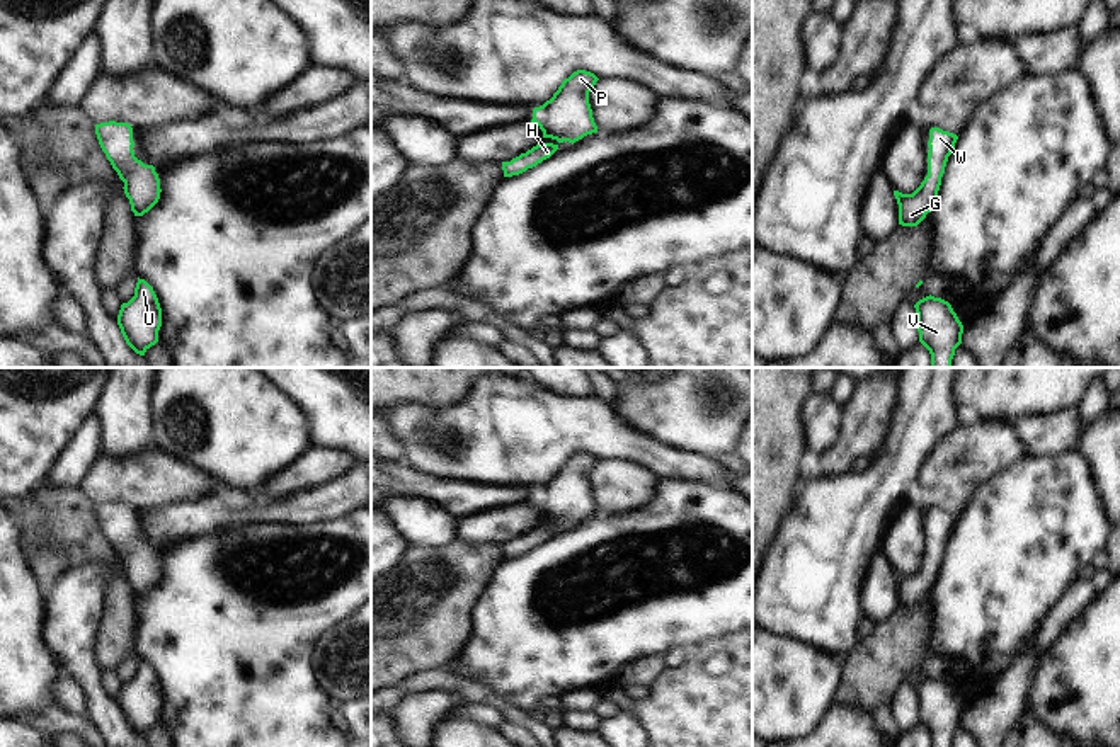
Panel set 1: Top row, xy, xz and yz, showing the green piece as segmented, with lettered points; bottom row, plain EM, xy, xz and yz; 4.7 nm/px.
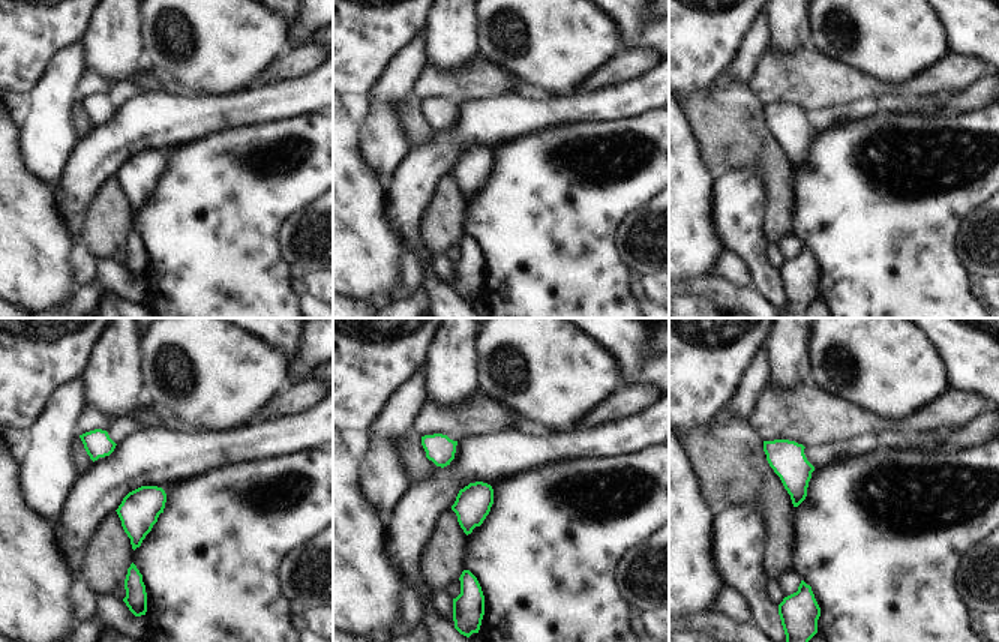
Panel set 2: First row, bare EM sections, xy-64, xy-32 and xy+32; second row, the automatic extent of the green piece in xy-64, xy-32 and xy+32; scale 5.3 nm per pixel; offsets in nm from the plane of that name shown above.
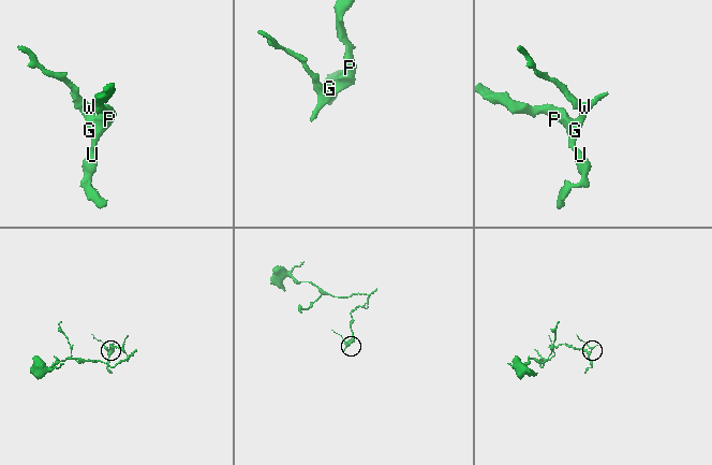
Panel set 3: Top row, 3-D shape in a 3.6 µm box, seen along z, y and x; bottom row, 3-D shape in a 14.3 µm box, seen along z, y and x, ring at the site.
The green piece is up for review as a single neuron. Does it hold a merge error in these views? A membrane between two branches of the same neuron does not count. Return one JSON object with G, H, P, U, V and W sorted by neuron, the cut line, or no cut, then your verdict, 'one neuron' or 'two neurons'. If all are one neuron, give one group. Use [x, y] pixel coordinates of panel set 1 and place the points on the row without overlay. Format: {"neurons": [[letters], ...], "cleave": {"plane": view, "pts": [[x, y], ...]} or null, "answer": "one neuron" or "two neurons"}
{"neurons": [["G", "H", "P", "U", "V", "W"]], "cleave": null, "answer": "one neuron"}

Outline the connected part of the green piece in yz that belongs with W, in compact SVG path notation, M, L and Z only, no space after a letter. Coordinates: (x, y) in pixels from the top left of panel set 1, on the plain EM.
M940 509L929 510L928 556L912 575L894 572L899 585L899 606L917 607L931 594L941 558L958 517Z

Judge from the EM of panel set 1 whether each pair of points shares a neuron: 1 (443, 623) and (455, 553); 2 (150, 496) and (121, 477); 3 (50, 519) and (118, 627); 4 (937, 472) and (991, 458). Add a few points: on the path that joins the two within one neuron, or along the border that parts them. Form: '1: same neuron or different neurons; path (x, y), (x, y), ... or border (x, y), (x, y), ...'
1: same neuron; path (443, 606), (458, 586), (457, 570)
2: same neuron; path (143, 489), (135, 480), (128, 480)
3: same neuron; path (80, 535), (111, 565), (118, 581), (118, 596)
4: same neuron; path (950, 472), (971, 458), (977, 458)

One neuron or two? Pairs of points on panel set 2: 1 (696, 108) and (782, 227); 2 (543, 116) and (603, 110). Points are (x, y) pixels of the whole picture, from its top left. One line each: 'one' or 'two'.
1: one
2: one

